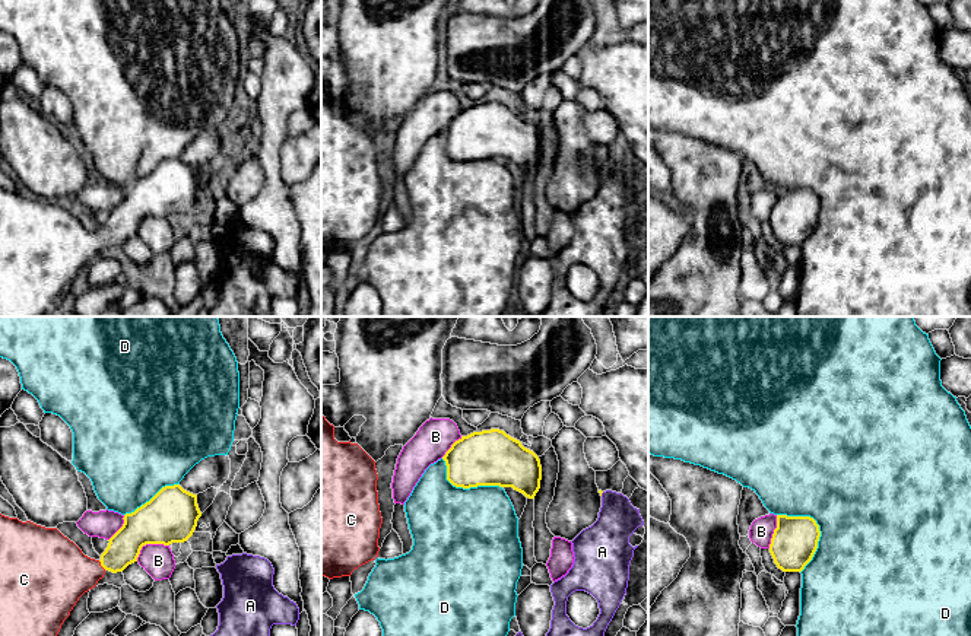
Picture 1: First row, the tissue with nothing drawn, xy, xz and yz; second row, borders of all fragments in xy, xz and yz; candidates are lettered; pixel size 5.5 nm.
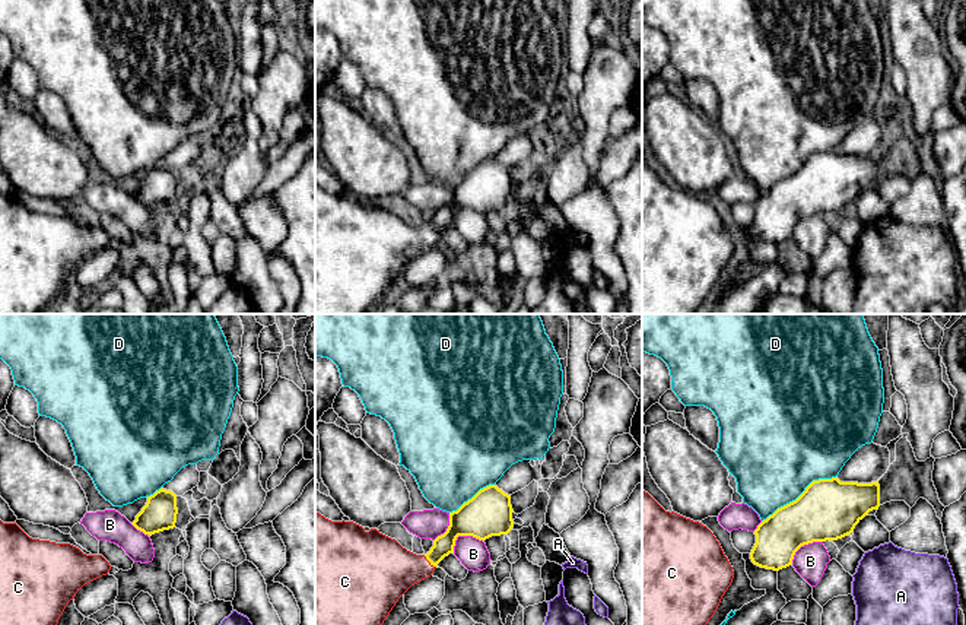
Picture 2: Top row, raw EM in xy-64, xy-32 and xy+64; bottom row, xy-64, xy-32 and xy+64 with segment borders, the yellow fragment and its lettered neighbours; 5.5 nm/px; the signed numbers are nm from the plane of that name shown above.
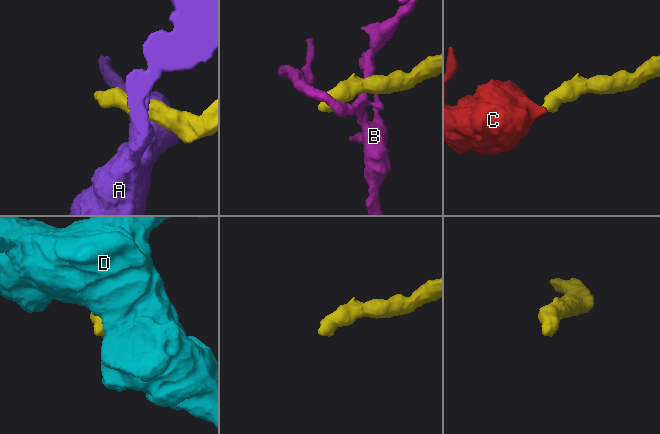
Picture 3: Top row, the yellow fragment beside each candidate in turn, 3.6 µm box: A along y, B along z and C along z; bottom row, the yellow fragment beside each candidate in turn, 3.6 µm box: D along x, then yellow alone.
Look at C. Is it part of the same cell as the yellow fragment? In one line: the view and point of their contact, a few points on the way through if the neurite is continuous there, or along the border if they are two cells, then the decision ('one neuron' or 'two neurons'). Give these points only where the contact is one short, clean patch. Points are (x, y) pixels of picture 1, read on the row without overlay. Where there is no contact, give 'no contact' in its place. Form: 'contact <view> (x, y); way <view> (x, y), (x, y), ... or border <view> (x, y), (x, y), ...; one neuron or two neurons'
contact xy (101, 238); way xy (124, 219), (108, 235), (101, 238), (82, 247), (57, 247); one neuron

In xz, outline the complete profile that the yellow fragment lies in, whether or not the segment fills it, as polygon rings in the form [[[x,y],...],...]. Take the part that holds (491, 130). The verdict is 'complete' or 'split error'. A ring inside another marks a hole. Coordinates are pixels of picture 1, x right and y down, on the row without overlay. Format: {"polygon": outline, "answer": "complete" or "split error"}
{"polygon": [[[499,102],[461,109],[442,133],[447,153],[456,160],[513,160],[529,172],[540,162],[539,130]]], "answer": "complete"}

